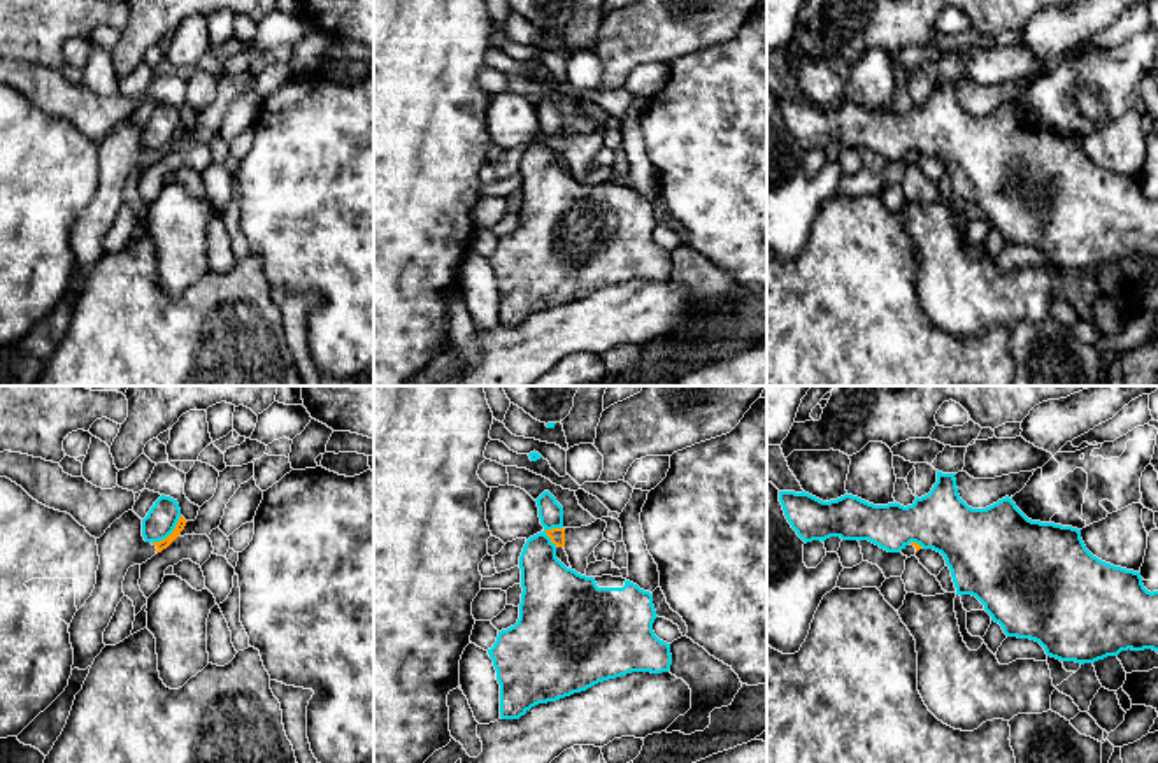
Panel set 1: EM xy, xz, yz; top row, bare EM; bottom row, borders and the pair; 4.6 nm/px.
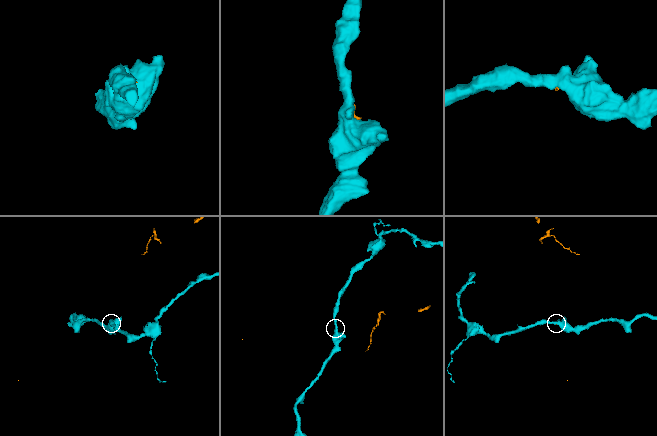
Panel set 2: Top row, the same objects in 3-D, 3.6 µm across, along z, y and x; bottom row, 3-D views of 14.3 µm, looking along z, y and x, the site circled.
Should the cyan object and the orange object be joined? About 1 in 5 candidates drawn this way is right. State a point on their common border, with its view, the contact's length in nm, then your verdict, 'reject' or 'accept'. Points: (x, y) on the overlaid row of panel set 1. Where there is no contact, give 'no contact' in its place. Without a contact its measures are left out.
contact xy (169, 534); length 190 nm; reject

